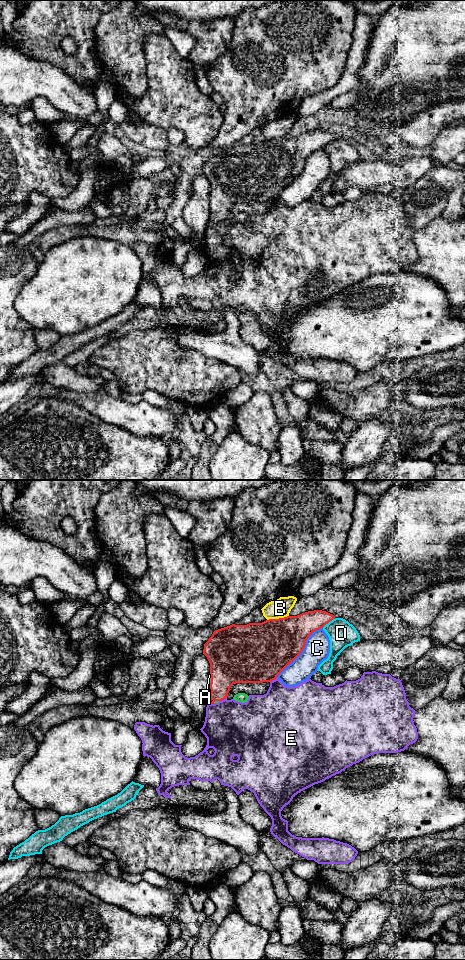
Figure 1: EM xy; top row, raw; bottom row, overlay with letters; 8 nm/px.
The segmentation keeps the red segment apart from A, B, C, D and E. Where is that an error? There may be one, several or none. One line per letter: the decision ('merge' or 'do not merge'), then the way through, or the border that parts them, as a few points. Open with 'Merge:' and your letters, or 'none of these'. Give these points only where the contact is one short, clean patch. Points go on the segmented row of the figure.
Merge: A
A: merge | across xy (234, 658), (211, 679), (209, 675)
B: do not merge
C: do not merge
D: do not merge
E: do not merge

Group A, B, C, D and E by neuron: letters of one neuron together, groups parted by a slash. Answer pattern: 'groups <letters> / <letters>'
groups A / B / C / D / E

